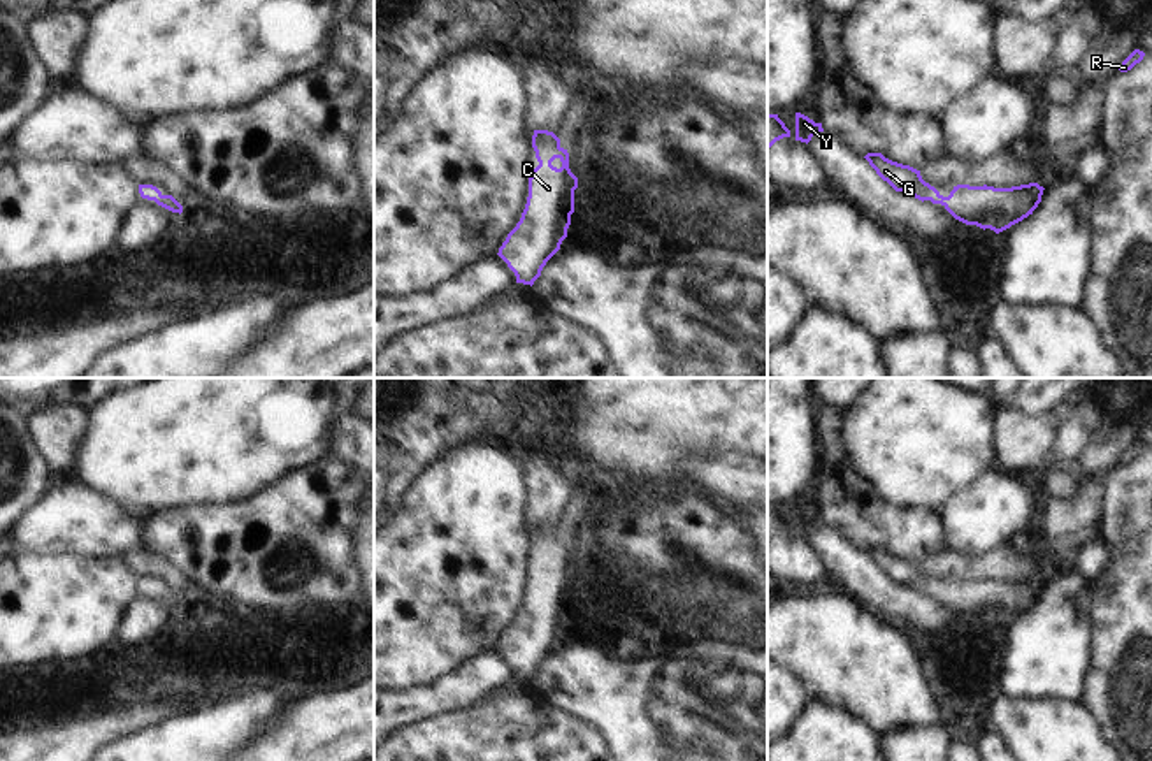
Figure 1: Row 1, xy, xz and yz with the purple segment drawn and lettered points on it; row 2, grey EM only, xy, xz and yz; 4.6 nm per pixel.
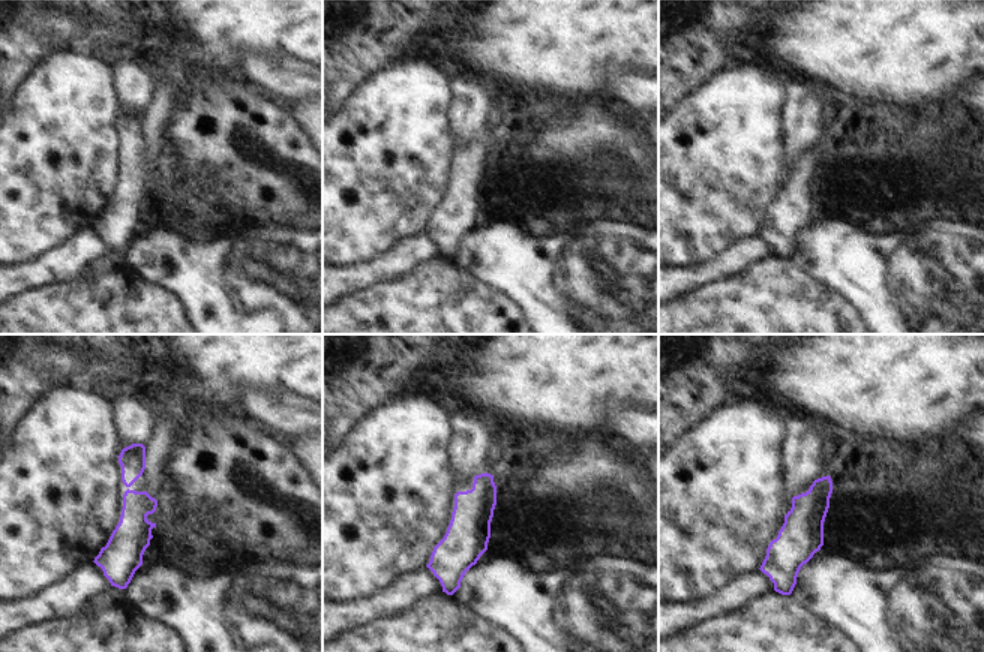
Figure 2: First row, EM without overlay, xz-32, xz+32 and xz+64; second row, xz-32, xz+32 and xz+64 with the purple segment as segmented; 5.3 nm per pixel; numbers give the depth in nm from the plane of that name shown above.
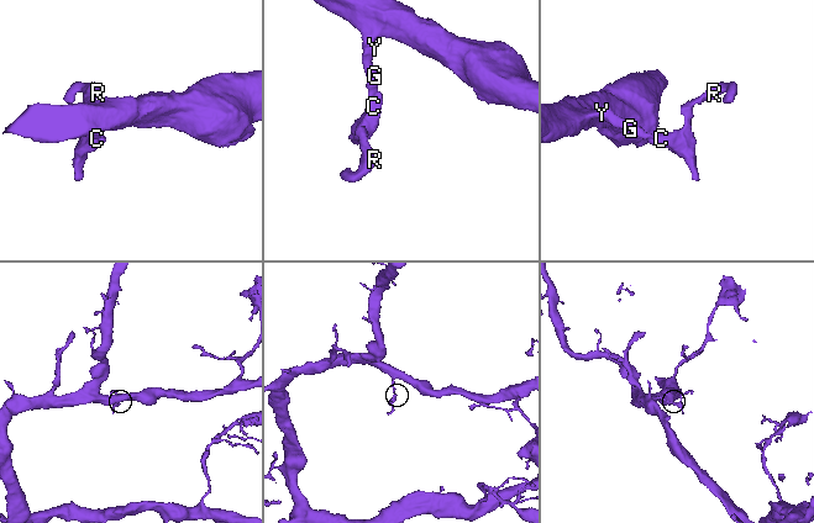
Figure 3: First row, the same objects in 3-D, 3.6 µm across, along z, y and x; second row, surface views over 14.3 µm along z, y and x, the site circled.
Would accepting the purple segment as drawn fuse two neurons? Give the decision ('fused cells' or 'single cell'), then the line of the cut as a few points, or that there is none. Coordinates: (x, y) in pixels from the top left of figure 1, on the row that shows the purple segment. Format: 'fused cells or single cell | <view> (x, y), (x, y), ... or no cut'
single cell | no cut

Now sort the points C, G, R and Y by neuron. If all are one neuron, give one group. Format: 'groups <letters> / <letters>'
groups C G R Y

